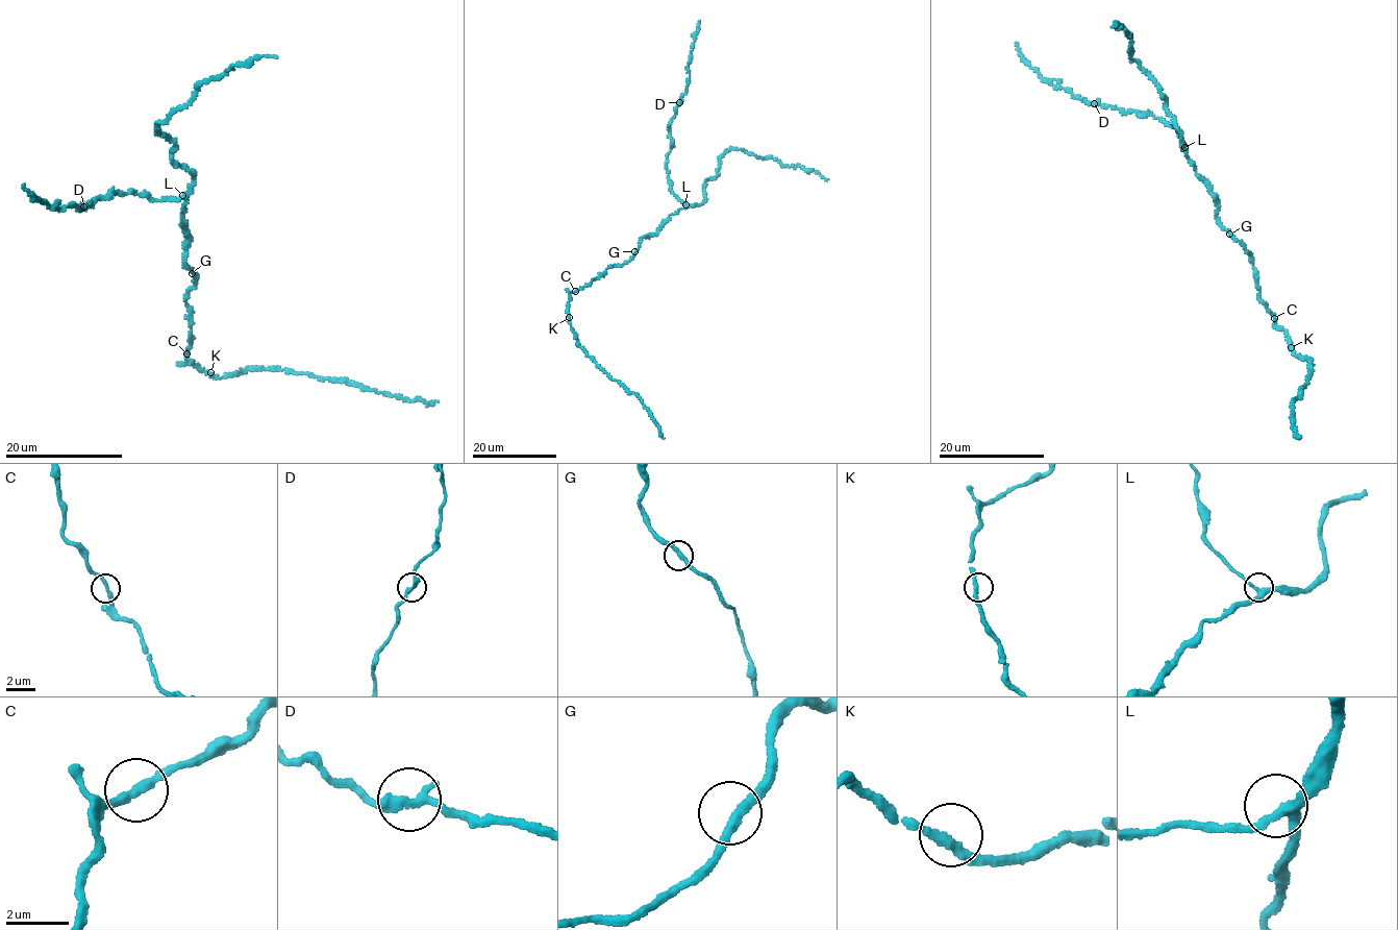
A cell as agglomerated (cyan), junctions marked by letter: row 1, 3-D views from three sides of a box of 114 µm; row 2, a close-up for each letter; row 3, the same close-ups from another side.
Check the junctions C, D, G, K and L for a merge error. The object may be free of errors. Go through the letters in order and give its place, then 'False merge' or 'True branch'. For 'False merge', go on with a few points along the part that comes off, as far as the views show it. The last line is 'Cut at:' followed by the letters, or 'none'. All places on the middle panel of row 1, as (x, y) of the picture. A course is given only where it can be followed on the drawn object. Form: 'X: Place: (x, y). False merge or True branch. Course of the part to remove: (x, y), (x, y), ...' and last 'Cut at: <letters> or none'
C: Place: (575, 291). True branch
D: Place: (679, 102). True branch
G: Place: (634, 251). True branch
K: Place: (569, 317). True branch
L: Place: (685, 204). True branch
Cut at: none

